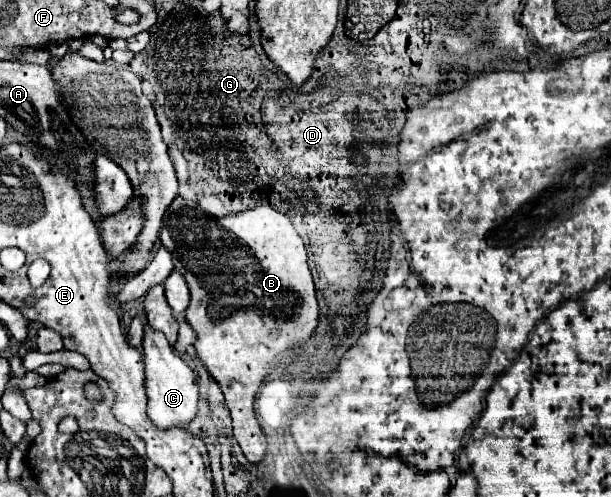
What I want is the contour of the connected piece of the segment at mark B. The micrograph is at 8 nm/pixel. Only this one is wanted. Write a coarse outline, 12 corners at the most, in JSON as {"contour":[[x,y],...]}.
{"contour":[[176,197],[160,243],[248,461],[254,395],[310,339],[306,247],[268,205],[216,219]]}

